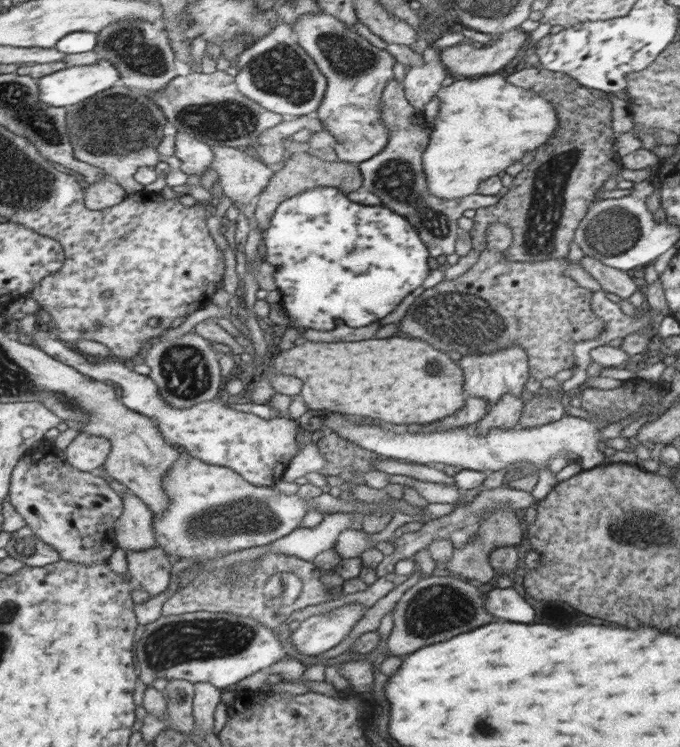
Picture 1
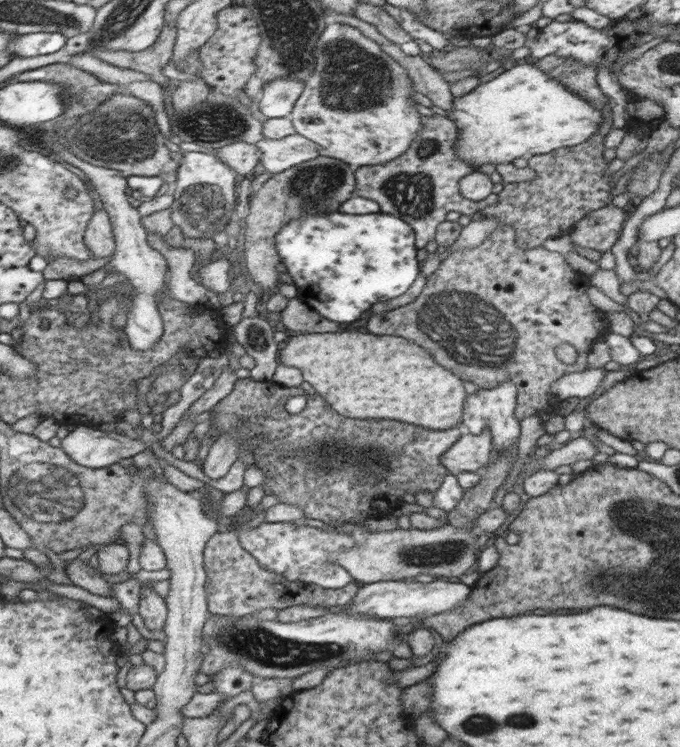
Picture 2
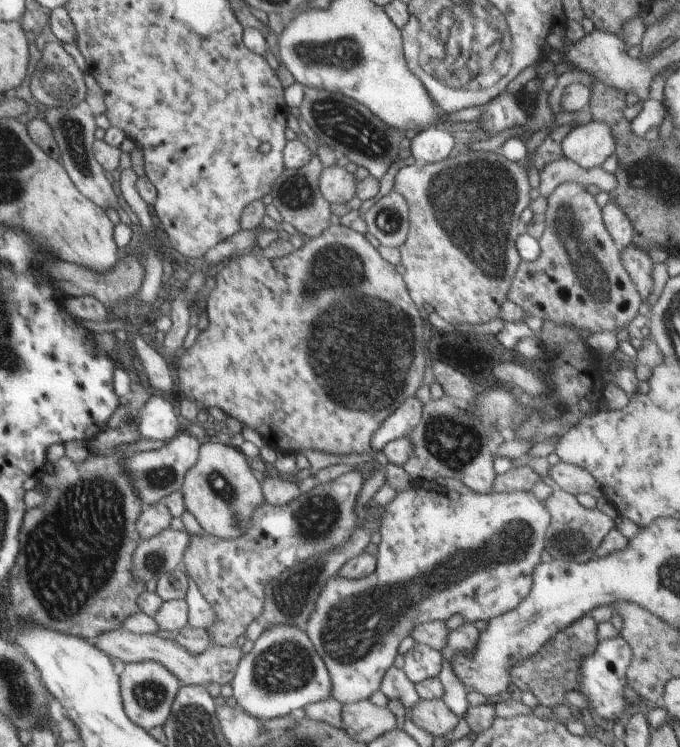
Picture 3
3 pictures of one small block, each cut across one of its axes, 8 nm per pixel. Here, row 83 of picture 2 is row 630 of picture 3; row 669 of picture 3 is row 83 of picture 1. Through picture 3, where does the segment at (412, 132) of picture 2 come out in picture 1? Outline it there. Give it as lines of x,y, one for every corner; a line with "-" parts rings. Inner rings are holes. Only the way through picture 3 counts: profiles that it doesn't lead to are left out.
328,13
302,15
293,25
297,43
312,57
326,77
324,97
318,105
318,120
337,143
338,161
362,164
389,143
389,130
382,119
382,90
393,78
395,57
370,44
346,23

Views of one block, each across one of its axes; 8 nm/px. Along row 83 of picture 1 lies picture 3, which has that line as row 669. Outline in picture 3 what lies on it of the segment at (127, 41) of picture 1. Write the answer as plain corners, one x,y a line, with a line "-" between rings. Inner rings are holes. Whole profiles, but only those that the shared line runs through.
154,660
128,662
128,664
121,665
119,673
121,697
124,699
125,709
129,713
130,720
147,731
156,726
164,726
172,712
174,699
182,685
178,678
166,666
162,666

